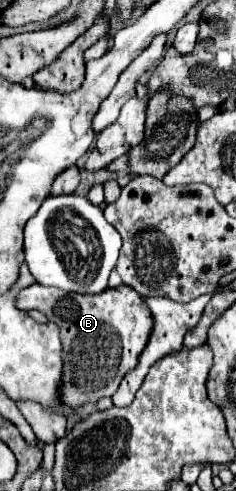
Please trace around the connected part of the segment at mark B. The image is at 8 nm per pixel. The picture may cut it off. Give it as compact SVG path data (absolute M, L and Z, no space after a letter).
M33 284L17 294L17 308L39 310L59 326L63 344L61 402L65 402L71 410L95 404L105 396L113 396L121 378L137 366L137 358L141 356L145 342L149 342L149 330L153 330L149 306L145 306L145 300L125 284L107 288L95 296L65 294L63 290Z

